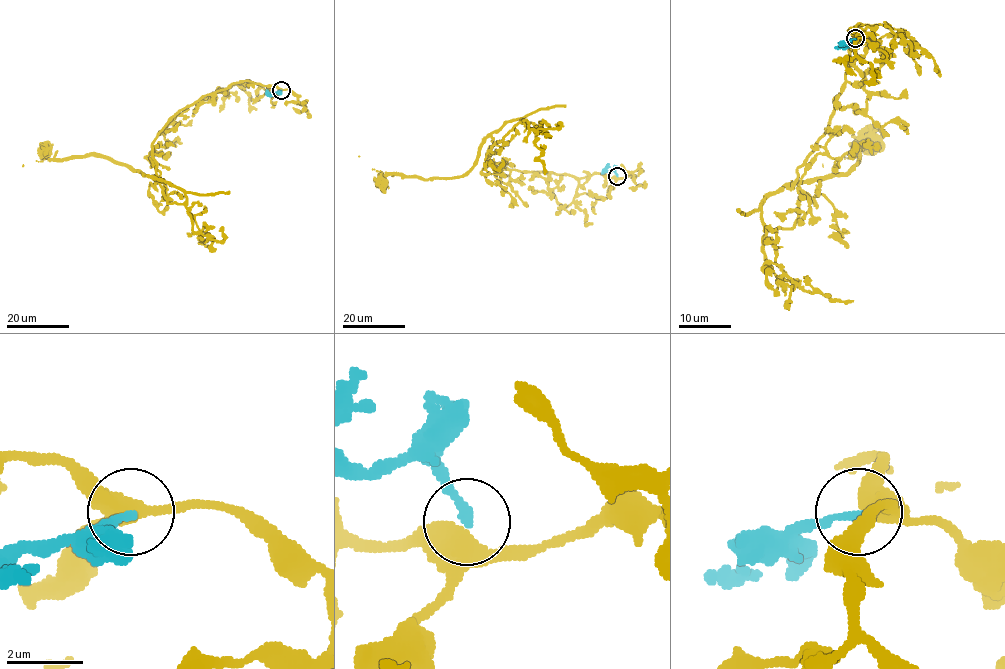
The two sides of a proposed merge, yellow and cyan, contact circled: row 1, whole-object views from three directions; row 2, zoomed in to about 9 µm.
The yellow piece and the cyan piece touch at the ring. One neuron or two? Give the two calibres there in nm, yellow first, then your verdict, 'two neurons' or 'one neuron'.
380 nm thick on the yellow side, 220 nm on the other; two neurons

